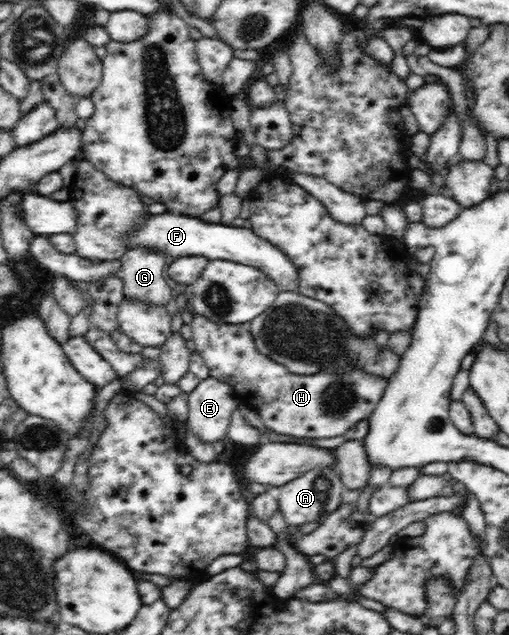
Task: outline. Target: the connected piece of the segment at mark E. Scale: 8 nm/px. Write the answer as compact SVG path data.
M206 377L188 399L187 422L192 433L204 443L226 439L231 413L243 400L239 388L220 383L218 378Z

